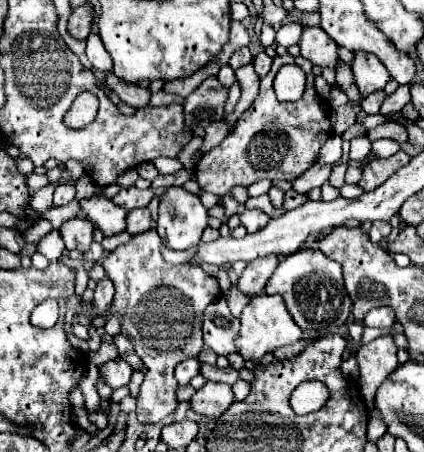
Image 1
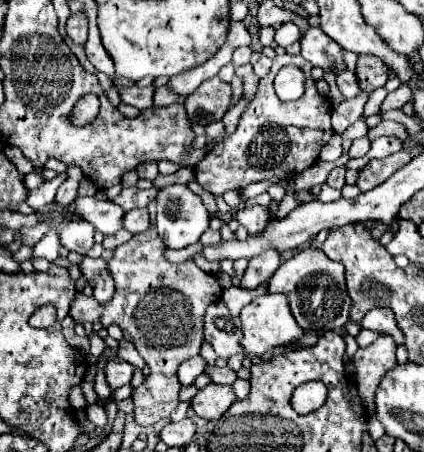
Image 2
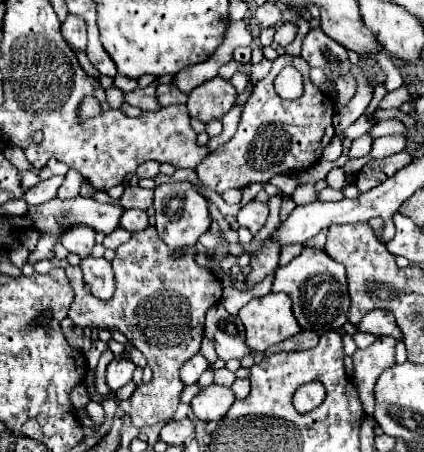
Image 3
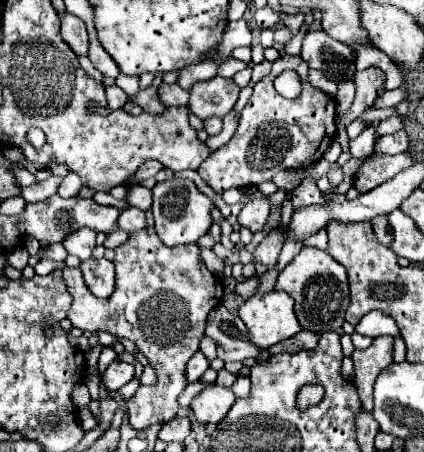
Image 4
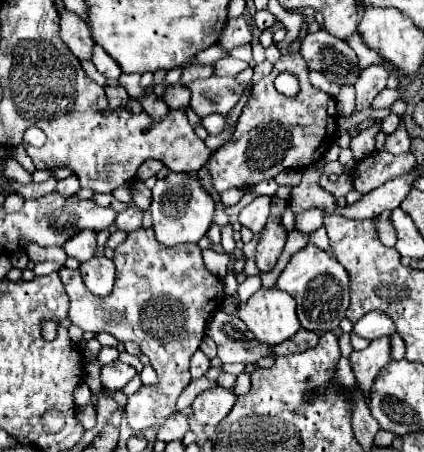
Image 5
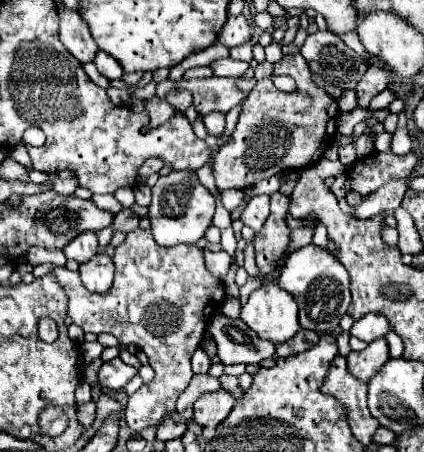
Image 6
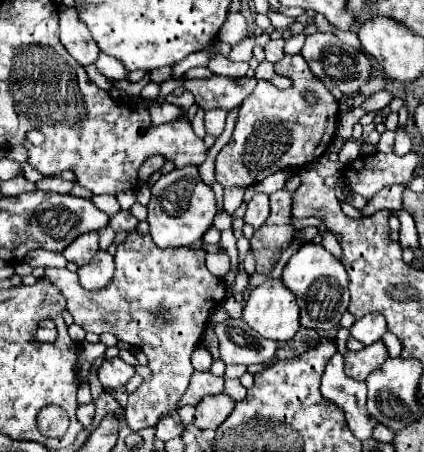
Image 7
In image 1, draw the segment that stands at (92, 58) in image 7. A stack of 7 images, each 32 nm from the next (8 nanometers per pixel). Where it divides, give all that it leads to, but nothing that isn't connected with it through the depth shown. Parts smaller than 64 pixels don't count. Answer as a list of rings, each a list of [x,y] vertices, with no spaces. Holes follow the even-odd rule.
[[[88,6],[76,8],[70,14],[70,18],[68,18],[68,32],[70,32],[70,36],[76,38],[76,40],[86,40],[88,32],[90,32],[90,22],[92,22],[90,8]]]

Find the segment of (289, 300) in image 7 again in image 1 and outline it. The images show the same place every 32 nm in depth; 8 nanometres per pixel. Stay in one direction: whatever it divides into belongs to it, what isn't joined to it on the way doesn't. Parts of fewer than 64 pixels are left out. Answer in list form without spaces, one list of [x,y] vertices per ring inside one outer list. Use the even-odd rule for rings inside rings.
[[[262,294],[252,298],[240,314],[240,324],[240,338],[236,340],[236,346],[244,360],[260,360],[266,352],[274,352],[278,346],[294,344],[302,338],[302,330],[288,314],[288,308],[284,306],[284,298],[280,294]]]

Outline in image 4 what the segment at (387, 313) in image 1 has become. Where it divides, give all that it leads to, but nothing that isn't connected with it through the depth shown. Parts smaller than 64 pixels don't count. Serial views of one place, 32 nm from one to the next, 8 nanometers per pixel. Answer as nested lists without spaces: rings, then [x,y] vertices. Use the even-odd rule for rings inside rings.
[[[368,312],[366,316],[362,316],[362,320],[356,324],[356,332],[368,338],[378,338],[378,336],[398,336],[398,328],[396,322],[384,314],[384,312]]]

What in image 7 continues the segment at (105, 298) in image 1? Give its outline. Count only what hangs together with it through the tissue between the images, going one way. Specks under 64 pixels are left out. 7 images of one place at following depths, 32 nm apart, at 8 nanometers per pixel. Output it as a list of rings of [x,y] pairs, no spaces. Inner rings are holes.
[[[98,252],[90,264],[78,268],[80,284],[88,290],[100,290],[108,280],[112,280],[114,274],[114,256],[108,252]]]

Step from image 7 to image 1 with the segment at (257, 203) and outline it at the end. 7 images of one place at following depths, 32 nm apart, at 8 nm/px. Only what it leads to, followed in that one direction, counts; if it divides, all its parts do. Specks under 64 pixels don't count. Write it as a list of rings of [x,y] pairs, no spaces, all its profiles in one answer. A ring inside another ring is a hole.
[[[260,208],[244,210],[242,214],[238,214],[238,218],[240,218],[242,226],[246,226],[246,230],[248,230],[250,234],[258,232],[260,228],[264,228],[264,224],[268,224],[268,220],[270,220],[270,216],[268,216],[268,214],[264,214]]]

